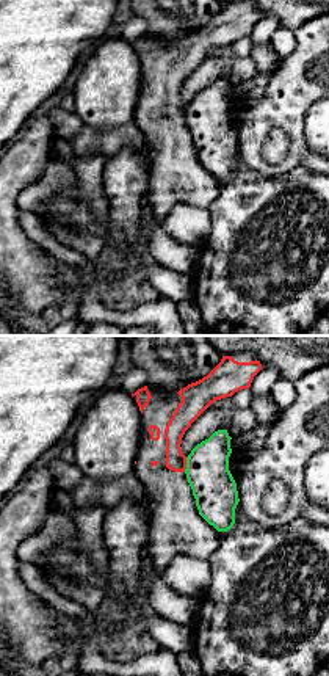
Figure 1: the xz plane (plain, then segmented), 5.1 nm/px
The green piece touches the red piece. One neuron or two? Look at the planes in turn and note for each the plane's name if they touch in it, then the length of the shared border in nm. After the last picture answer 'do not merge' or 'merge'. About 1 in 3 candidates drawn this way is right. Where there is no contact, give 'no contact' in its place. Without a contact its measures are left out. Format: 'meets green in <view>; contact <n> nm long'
meets green in xz; contact 80 nm long

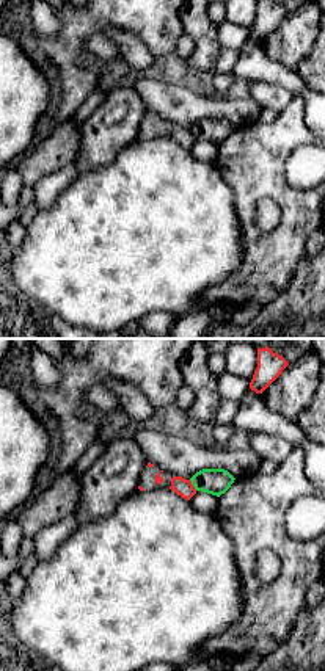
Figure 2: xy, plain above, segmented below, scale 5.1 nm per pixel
meets green in xy; contact 70 nm long

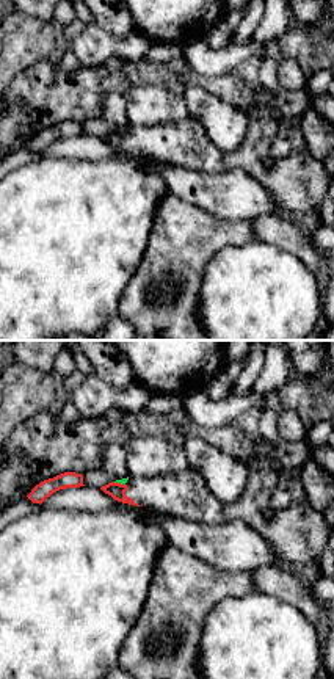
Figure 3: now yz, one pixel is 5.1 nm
meets green in yz; contact 70 nm long

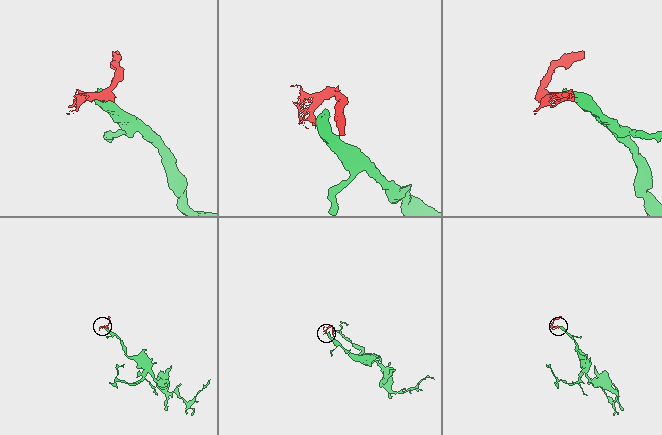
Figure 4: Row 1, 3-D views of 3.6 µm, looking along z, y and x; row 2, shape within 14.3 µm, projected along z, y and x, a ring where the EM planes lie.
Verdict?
do not merge

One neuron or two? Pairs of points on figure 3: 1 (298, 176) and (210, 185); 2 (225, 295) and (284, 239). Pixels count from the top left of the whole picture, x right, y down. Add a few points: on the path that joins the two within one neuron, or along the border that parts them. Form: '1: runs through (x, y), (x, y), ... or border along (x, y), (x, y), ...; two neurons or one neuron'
1: border along (221, 171), (242, 168), (257, 179), (281, 206); two neurons
2: border along (253, 239), (292, 253), (306, 267); two neurons

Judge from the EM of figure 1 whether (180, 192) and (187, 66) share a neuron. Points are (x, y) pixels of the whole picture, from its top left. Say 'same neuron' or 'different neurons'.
same neuron

